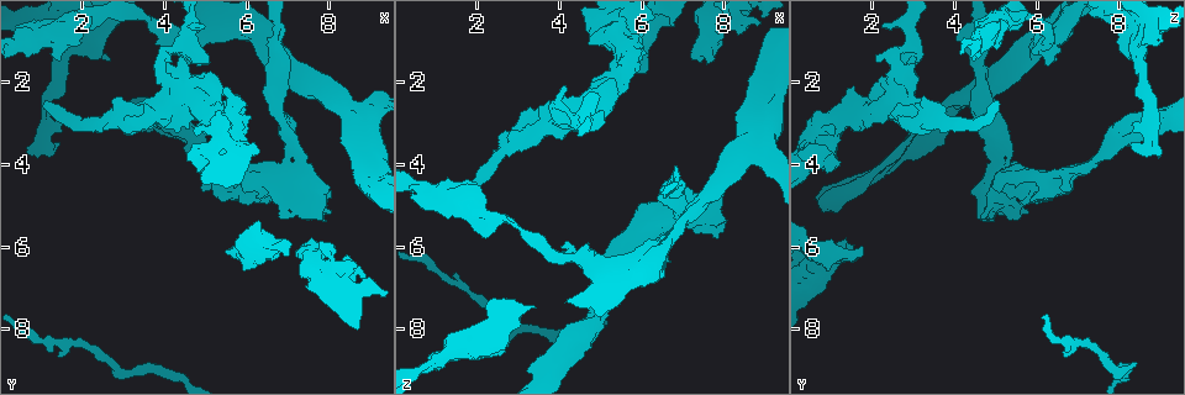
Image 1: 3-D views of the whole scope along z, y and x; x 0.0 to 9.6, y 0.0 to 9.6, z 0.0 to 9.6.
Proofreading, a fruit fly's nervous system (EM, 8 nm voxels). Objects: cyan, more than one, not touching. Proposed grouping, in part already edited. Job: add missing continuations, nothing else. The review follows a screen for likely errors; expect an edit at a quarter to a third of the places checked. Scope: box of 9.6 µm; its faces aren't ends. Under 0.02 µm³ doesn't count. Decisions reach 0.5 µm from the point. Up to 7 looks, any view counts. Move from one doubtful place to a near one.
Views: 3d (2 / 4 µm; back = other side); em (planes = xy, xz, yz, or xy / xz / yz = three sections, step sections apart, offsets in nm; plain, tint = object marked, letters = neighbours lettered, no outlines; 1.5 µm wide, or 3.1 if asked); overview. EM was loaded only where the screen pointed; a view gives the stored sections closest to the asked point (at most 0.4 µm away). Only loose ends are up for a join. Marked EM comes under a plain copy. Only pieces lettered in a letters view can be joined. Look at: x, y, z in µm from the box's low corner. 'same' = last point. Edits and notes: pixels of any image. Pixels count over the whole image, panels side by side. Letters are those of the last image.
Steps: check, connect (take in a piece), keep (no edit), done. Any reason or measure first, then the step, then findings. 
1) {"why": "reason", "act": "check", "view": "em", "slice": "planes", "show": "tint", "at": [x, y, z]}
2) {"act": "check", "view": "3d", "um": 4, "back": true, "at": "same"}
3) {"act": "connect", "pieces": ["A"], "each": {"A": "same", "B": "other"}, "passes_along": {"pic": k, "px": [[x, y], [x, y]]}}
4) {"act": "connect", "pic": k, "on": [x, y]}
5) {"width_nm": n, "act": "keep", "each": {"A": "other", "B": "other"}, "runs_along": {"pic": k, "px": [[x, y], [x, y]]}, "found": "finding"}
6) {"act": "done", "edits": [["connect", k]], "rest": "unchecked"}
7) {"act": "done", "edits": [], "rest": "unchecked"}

{"why": "an open end", "act": "check", "view": "em", "slice": "planes", "show": "letters", "at": [4.85, 0.60, 2.20]}

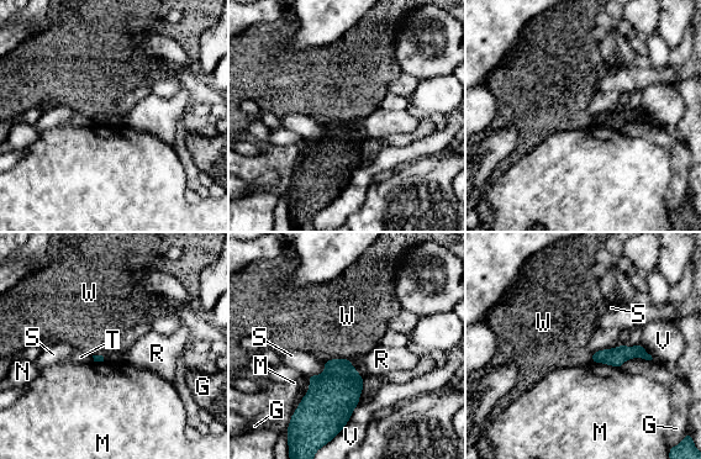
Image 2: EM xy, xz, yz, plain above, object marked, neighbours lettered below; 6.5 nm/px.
{"act": "keep", "each": {"G": "other", "M": "other", "N": "other", "R": "other", "S": "other", "T": "other", "V": "other", "W": "other"}, "found": "none of them fits"}

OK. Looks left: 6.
{"why": "thick end", "act": "check", "view": "3d", "um": 4, "at": [7.60, 5.95, 1.50]}

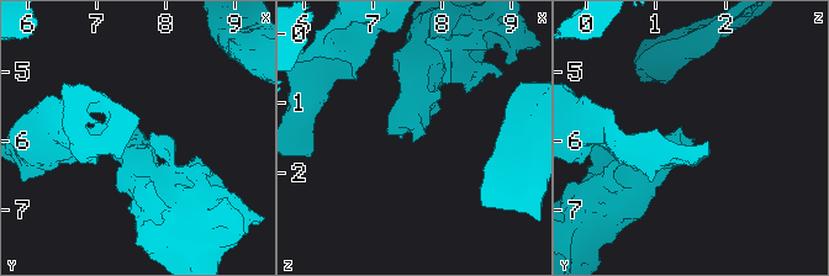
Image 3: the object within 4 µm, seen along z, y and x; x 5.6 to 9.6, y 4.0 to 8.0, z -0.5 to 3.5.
{"why": "now the EM", "act": "check", "view": "em", "slice": "xz", "step": 8, "show": "tint", "at": [7.65, 6.00, 1.55]}

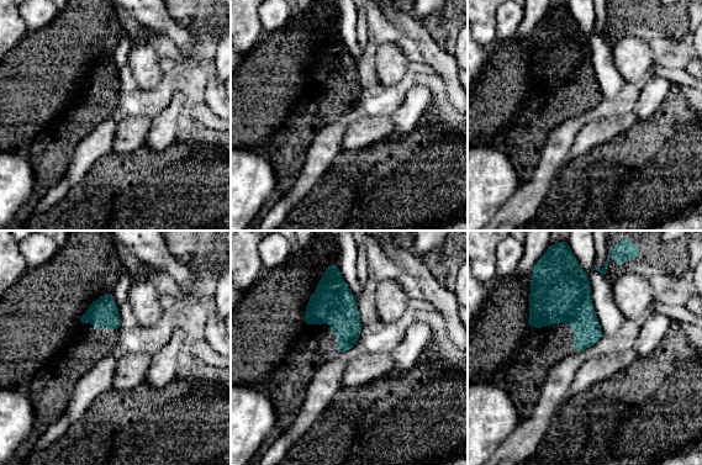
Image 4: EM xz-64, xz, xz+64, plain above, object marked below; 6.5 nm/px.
{"why": "another direction", "act": "check", "view": "em", "slice": "planes", "show": "letters", "at": "same"}

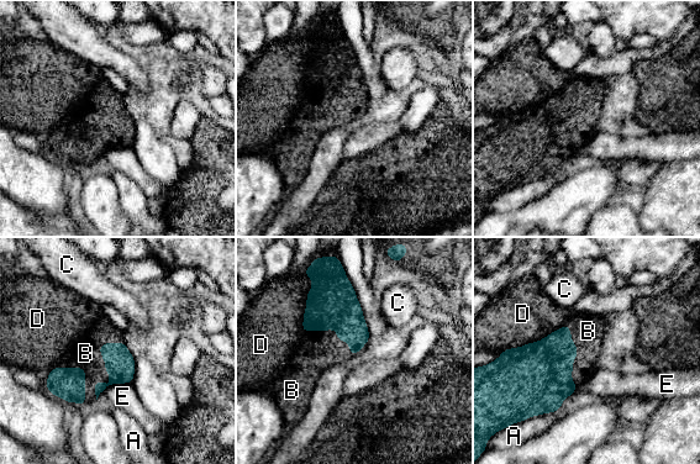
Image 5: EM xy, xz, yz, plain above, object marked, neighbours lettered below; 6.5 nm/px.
{"act": "connect", "pieces": ["B"], "each": {"A": "other", "B": "same", "C": "other", "D": "other", "E": "other"}, "found": "the neuron continues"}

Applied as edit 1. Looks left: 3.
{"why": "free end", "act": "check", "view": "3d", "um": 2, "at": [0.85, 3.80, 9.00]}

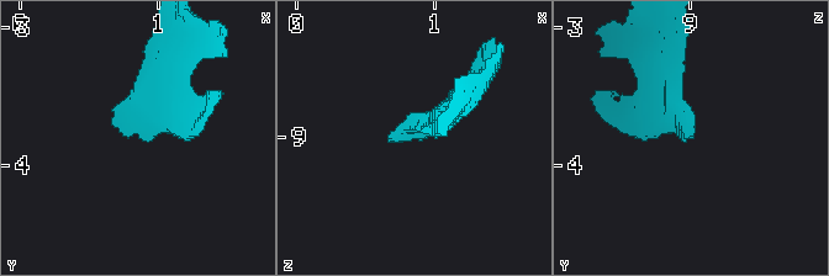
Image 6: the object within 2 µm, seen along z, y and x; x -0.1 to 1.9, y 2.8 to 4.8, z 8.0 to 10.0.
{"act": "check", "view": "em", "slice": "planes", "show": "letters", "at": [0.90, 3.82, 9.00]}

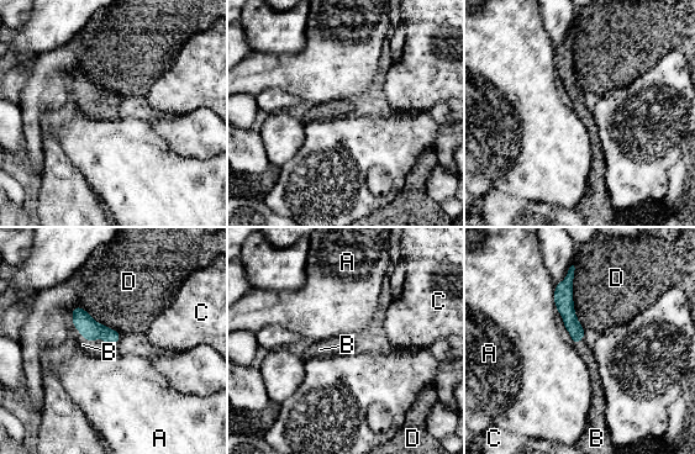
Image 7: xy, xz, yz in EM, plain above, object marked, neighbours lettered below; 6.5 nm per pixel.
{"act": "connect", "pieces": ["B"], "each": {"A": "other", "B": "same", "C": "other", "D": "other"}, "passes_along": {"pic": 7, "px": [[89, 328], [88, 341], [83, 344]]}, "found": "it goes on there"}

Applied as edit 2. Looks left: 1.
{"act": "done", "edits": [["connect", 5], ["connect", 7]], "rest": "unchecked"}

